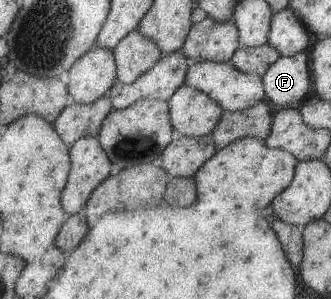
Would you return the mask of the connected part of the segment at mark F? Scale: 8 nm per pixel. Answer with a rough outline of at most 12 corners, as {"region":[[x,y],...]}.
{"region":[[305,52],[277,58],[260,77],[265,100],[286,108],[311,84]]}

